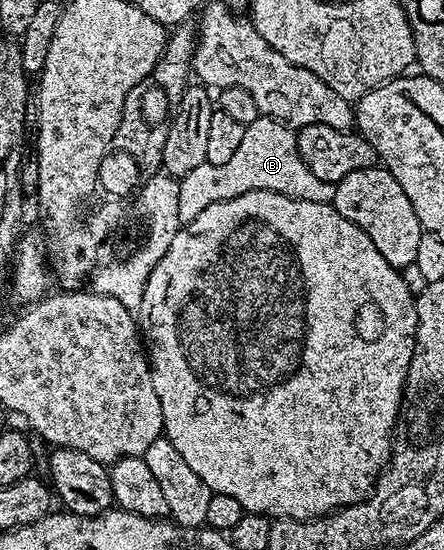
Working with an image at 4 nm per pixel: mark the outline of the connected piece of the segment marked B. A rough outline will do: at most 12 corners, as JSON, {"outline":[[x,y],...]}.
{"outline":[[277,118],[246,126],[224,164],[180,179],[180,220],[253,190],[333,203]]}

